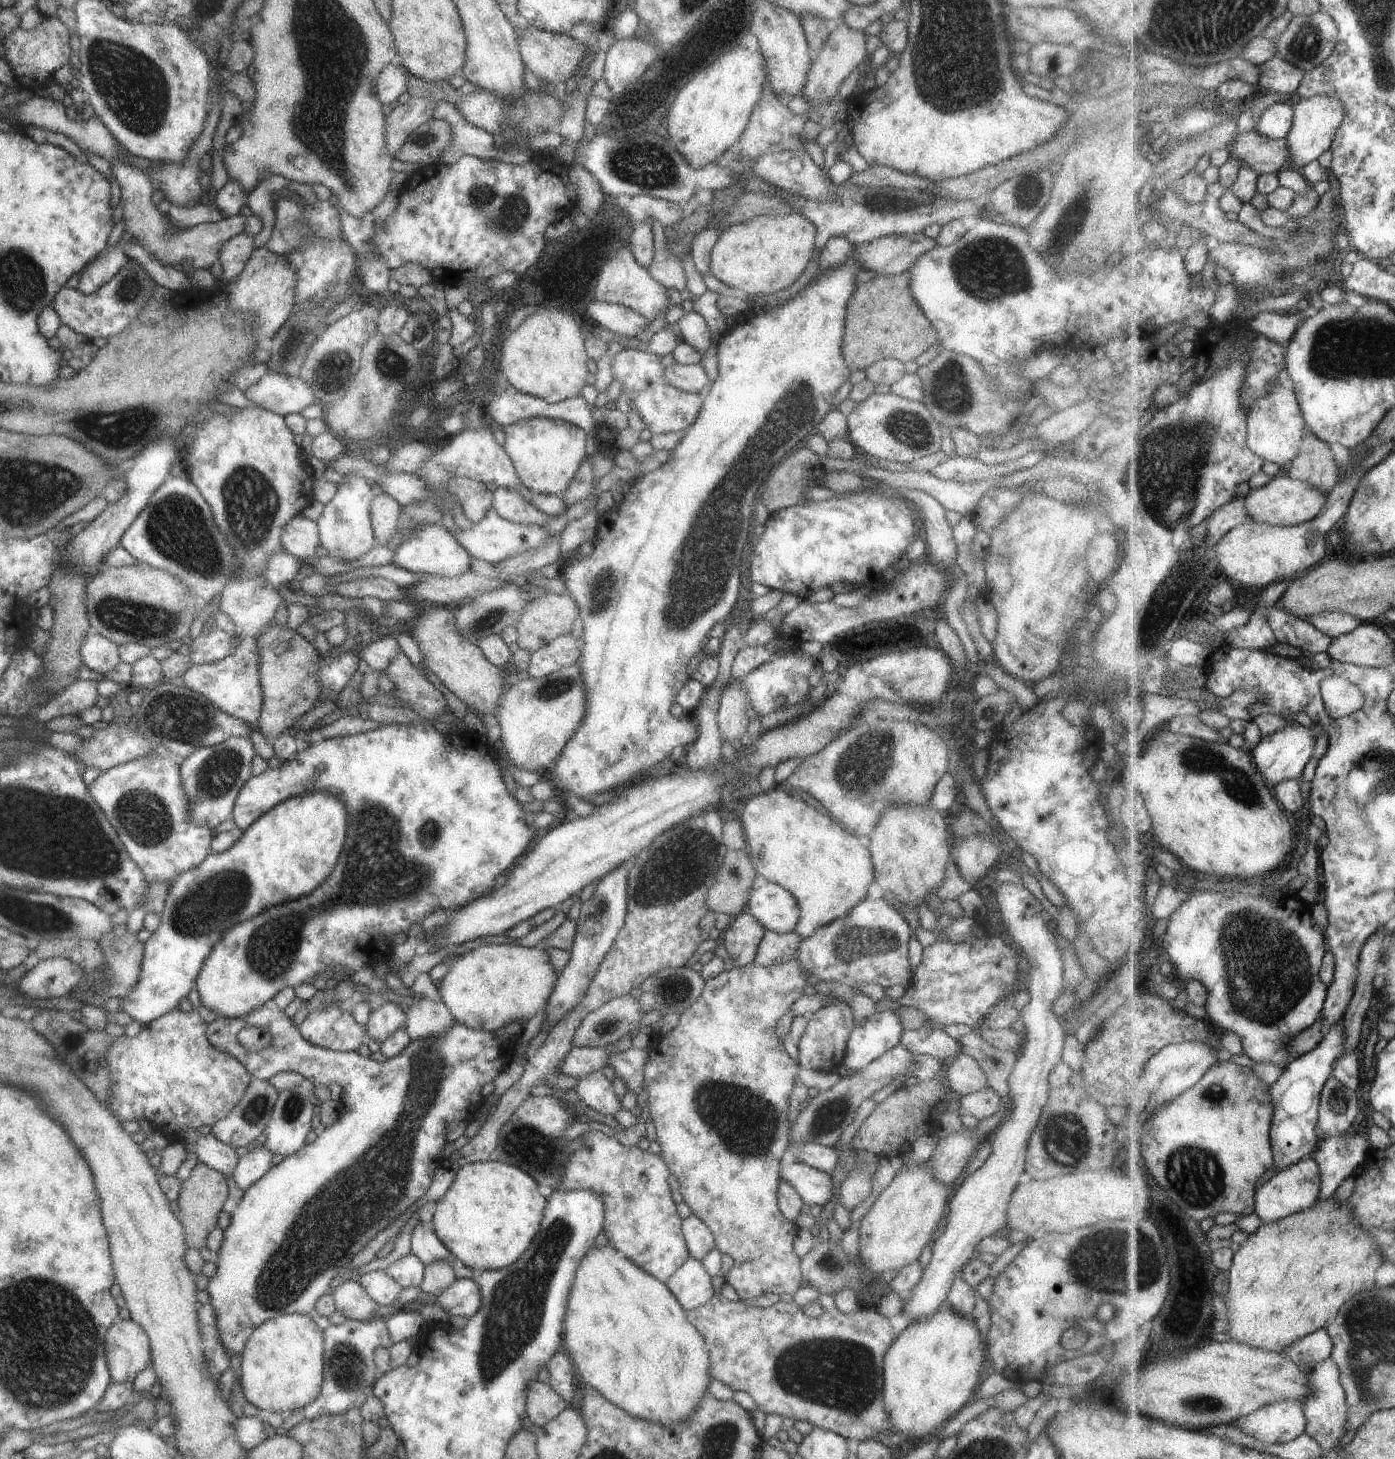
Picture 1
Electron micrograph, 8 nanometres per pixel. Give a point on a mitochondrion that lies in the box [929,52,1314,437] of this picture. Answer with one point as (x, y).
(998, 265)

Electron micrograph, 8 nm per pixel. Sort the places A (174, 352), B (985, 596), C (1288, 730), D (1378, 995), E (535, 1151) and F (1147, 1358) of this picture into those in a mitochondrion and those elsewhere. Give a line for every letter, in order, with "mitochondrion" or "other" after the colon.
A: other
B: other
C: other
D: other
E: mitochondrion
F: other

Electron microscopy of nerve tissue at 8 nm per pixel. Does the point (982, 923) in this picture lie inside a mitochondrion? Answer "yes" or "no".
no

